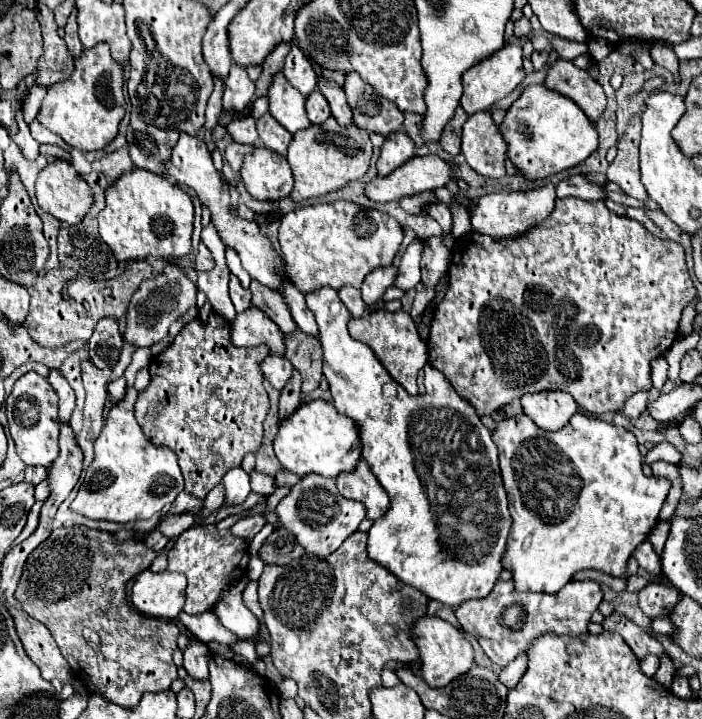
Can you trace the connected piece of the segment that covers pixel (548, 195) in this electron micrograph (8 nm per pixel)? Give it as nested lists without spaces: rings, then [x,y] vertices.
[[[544,185],[538,189],[530,191],[500,191],[500,193],[490,193],[478,199],[478,203],[472,209],[472,227],[478,233],[490,235],[494,239],[506,239],[506,237],[518,237],[526,231],[526,227],[534,227],[540,221],[544,221],[550,211],[554,209],[556,201],[556,191],[554,185]]]

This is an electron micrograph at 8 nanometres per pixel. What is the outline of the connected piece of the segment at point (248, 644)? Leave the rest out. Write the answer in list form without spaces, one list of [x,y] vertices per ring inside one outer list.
[[[236,641],[236,643],[230,645],[230,649],[232,649],[236,655],[242,655],[244,659],[248,659],[250,665],[258,659],[258,653],[256,653],[252,641]]]

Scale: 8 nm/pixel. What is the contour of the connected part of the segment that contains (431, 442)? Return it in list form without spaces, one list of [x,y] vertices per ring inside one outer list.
[[[322,287],[320,291],[314,291],[314,293],[306,293],[306,303],[308,303],[308,309],[314,313],[316,317],[316,323],[318,323],[318,339],[322,343],[322,349],[324,349],[324,377],[328,379],[330,383],[330,393],[332,393],[332,399],[334,399],[334,407],[338,409],[338,413],[346,415],[348,419],[354,421],[354,425],[358,427],[358,435],[360,435],[360,441],[362,441],[362,457],[368,461],[370,469],[374,471],[376,479],[380,481],[380,485],[386,489],[388,497],[390,497],[390,507],[386,511],[386,515],[382,515],[380,519],[374,521],[374,525],[370,527],[368,531],[368,557],[372,561],[376,561],[378,565],[382,565],[384,569],[388,569],[390,573],[396,575],[398,581],[418,589],[420,593],[424,593],[426,597],[434,599],[434,601],[440,601],[440,603],[446,603],[450,607],[458,607],[460,603],[468,601],[468,599],[478,599],[478,597],[486,597],[494,583],[498,581],[498,575],[502,571],[500,567],[500,559],[502,559],[502,553],[504,553],[504,547],[506,547],[506,537],[508,537],[508,531],[510,531],[510,513],[508,513],[508,499],[506,499],[506,491],[502,487],[502,479],[500,479],[500,467],[498,467],[498,451],[496,451],[496,445],[490,437],[490,431],[482,425],[478,413],[474,411],[474,407],[470,407],[470,403],[466,403],[466,399],[462,399],[454,387],[446,387],[446,379],[444,379],[443,373],[438,371],[430,364],[426,364],[423,368],[425,372],[424,384],[426,392],[424,394],[417,394],[412,397],[408,395],[390,375],[388,371],[382,367],[382,363],[376,359],[376,355],[372,353],[372,349],[356,339],[350,337],[348,329],[346,329],[346,323],[350,321],[350,313],[346,311],[346,305],[340,301],[338,293],[332,289],[332,287]]]

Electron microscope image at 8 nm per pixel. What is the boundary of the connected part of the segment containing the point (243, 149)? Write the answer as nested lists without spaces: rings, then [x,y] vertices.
[[[230,143],[230,145],[226,147],[226,159],[228,159],[228,163],[232,165],[232,169],[234,169],[236,175],[238,175],[238,171],[240,171],[240,167],[242,167],[244,155],[250,153],[252,149],[254,149],[254,145],[238,145],[238,143]]]

